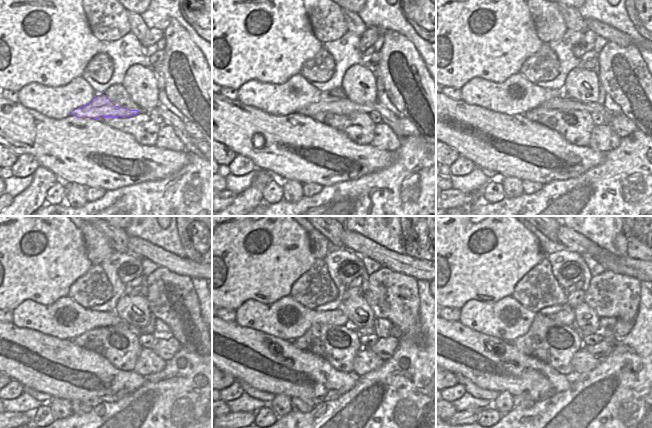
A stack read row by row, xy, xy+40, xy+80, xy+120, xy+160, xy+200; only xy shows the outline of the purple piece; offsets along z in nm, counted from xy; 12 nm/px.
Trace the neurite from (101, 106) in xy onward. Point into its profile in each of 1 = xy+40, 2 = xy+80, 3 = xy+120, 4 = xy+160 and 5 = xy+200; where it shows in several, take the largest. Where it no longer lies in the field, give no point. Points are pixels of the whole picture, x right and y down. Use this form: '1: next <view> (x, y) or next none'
1: next xy+40 (328, 103)
2: next xy+80 (567, 103)
3: next xy+120 (121, 326)
4: next xy+160 (360, 330)
5: next xy+200 (580, 331)

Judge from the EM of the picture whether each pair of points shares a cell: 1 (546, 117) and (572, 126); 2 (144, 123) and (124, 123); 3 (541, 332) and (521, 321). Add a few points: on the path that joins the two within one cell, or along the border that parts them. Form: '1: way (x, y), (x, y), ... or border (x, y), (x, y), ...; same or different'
1: way (552, 118), (566, 123); same
2: way (139, 123), (129, 123); same
3: border (535, 314), (529, 329), (512, 340); different

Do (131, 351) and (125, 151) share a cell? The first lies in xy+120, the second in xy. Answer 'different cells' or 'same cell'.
different cells

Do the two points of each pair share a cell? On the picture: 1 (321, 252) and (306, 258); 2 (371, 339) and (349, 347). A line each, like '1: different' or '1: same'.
1: different
2: different

